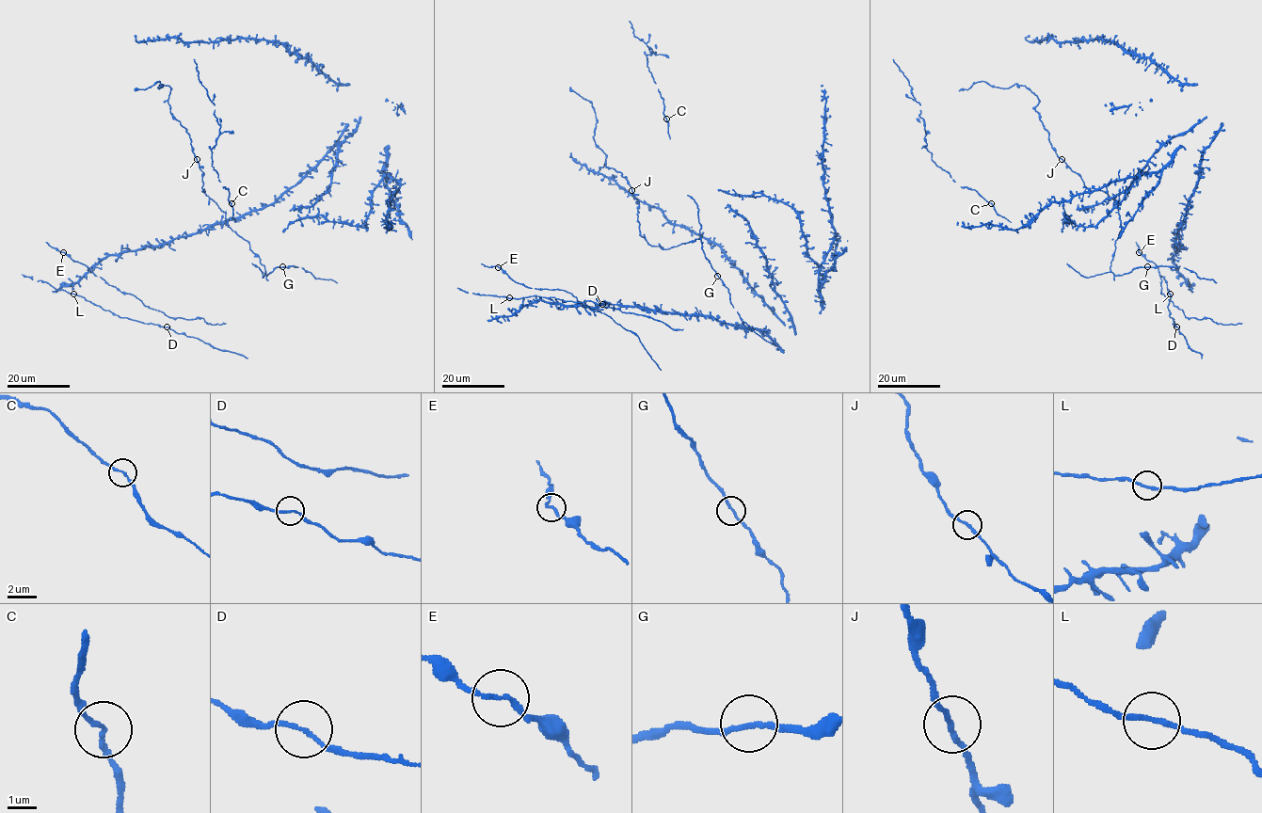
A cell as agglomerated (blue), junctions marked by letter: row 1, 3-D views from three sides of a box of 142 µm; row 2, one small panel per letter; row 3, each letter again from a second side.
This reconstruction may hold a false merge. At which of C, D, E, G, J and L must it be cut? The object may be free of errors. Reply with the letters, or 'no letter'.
no letter

